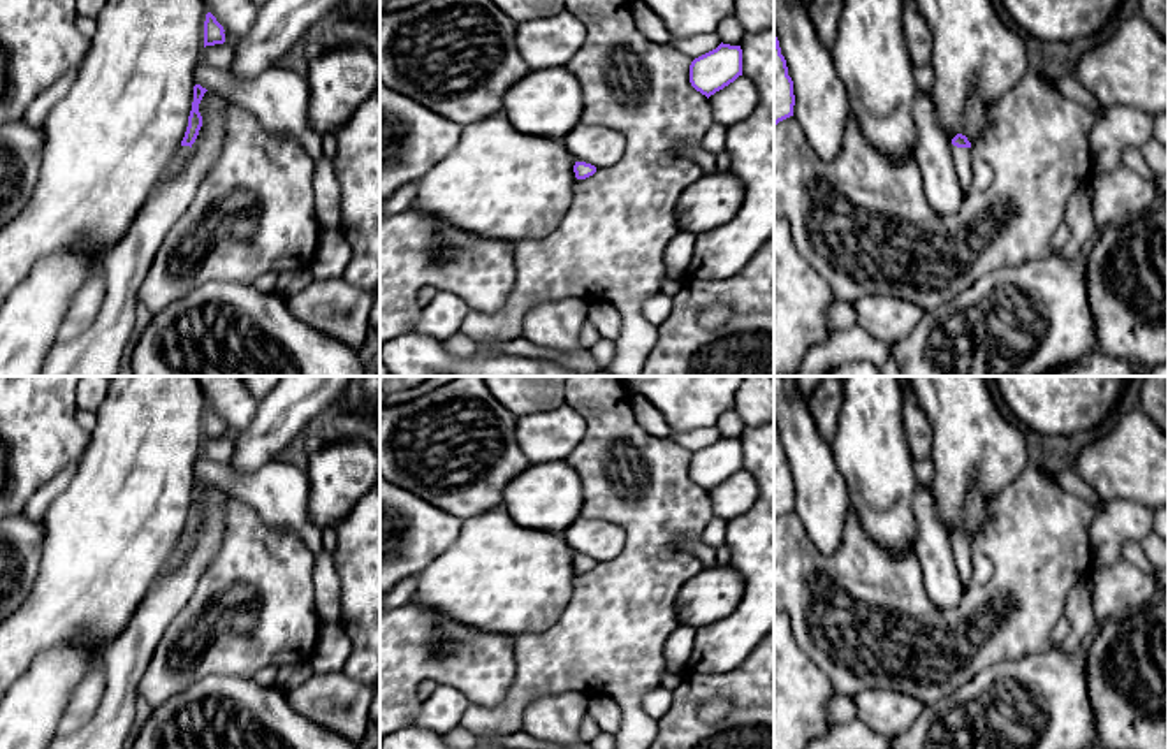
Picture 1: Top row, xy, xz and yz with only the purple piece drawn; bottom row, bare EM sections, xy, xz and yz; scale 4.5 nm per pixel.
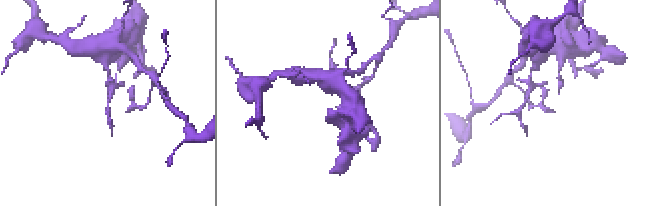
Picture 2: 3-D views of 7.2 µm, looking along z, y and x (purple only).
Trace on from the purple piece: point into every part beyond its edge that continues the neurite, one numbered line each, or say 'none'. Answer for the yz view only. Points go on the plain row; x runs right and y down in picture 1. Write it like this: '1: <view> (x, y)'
1: yz (961, 551)

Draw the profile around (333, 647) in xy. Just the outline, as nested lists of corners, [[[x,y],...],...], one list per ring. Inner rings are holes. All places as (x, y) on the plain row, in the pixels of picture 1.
[[[320,622],[318,640],[310,658],[313,673],[343,672],[350,656],[352,642],[341,622]]]

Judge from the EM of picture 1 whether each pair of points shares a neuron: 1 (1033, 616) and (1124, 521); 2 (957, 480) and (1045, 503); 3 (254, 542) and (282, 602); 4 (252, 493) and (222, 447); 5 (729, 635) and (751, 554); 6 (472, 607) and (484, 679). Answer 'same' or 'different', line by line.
1: different
2: different
3: same
4: different
5: same
6: different

